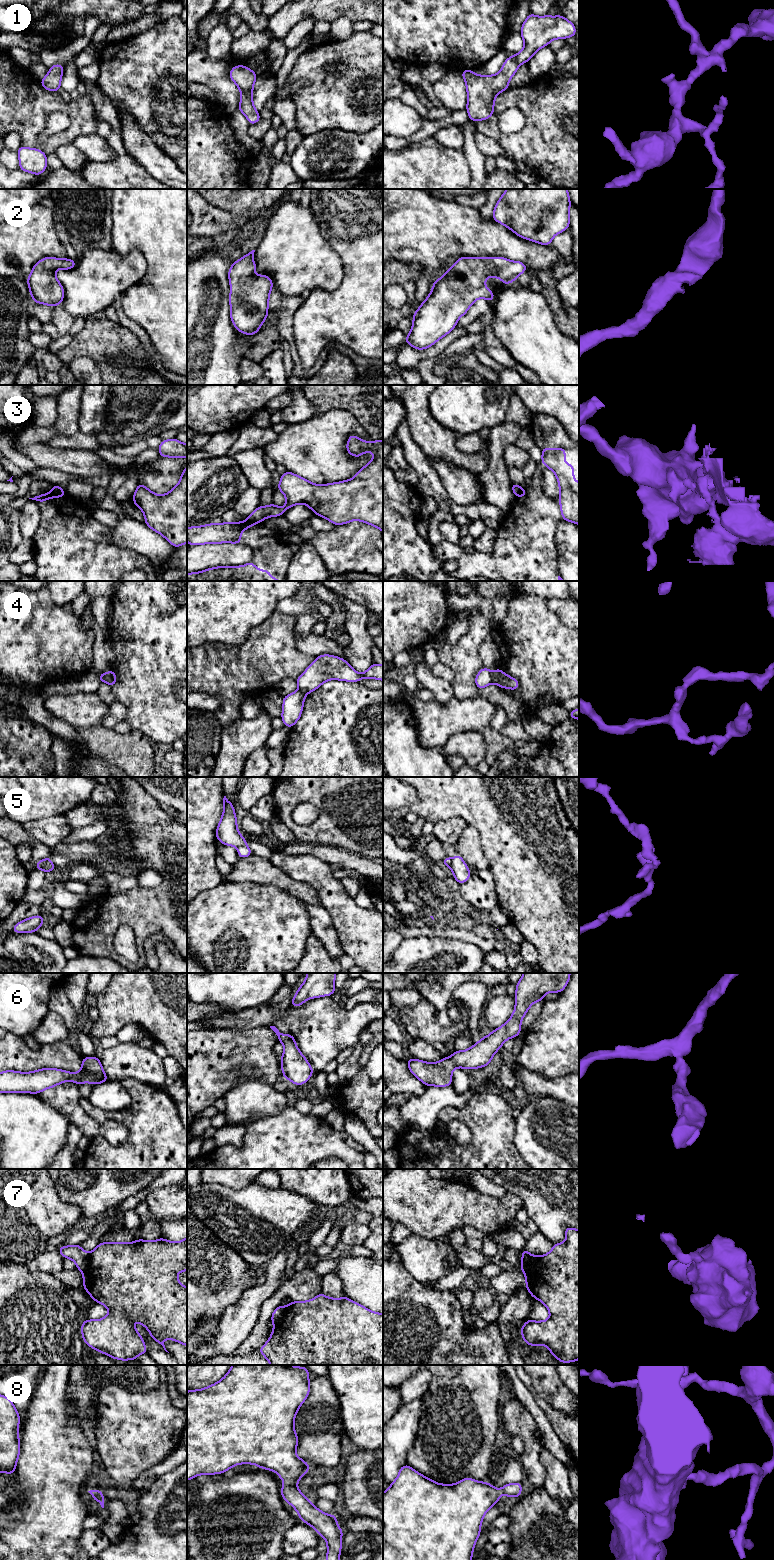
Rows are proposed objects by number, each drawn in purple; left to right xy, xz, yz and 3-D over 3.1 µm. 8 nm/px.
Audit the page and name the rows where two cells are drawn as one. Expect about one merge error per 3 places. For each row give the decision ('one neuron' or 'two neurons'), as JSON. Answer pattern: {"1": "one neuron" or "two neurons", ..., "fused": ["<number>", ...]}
{"1": "one neuron", "2": "one neuron", "3": "two neurons", "4": "two neurons", "5": "two neurons", "6": "one neuron", "7": "two neurons", "8": "one neuron", "fused": ["3", "4", "5", "7"]}

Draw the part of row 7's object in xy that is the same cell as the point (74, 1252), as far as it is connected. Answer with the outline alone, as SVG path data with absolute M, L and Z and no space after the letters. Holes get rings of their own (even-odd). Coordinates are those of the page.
M79 1244L61 1246L57 1251L63 1258L73 1260L78 1270L81 1272L85 1271L89 1259L89 1253L84 1251Z

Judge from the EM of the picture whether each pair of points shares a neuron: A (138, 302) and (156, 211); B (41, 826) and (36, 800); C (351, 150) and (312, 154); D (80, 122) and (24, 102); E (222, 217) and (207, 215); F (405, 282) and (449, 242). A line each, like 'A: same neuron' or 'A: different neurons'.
A: same neuron
B: different neurons
C: same neuron
D: same neuron
E: same neuron
F: different neurons

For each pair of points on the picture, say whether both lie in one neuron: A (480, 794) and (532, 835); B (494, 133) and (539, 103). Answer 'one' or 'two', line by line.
A: one
B: one

